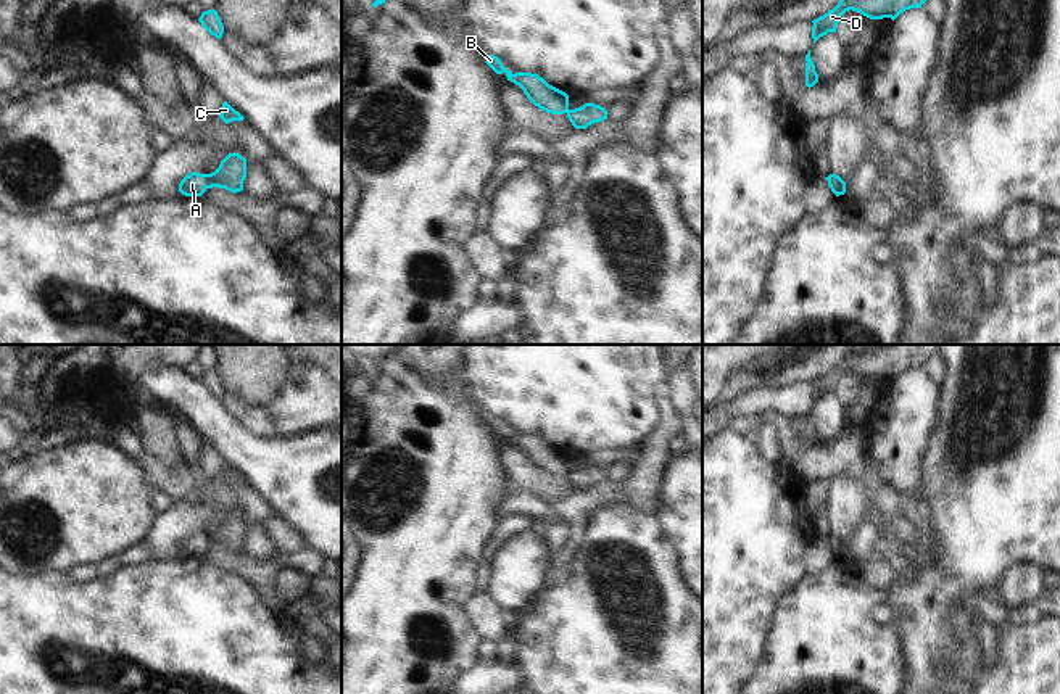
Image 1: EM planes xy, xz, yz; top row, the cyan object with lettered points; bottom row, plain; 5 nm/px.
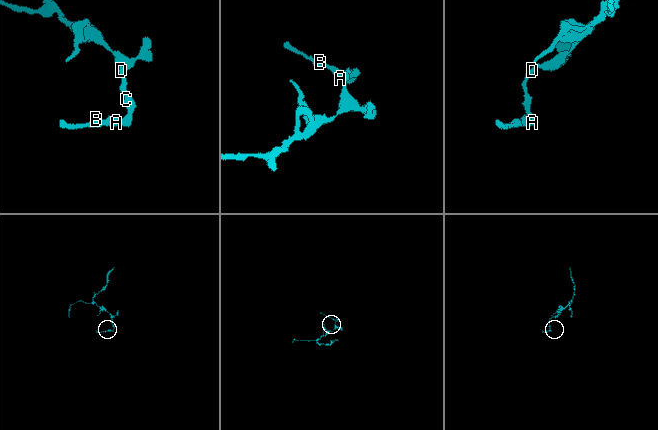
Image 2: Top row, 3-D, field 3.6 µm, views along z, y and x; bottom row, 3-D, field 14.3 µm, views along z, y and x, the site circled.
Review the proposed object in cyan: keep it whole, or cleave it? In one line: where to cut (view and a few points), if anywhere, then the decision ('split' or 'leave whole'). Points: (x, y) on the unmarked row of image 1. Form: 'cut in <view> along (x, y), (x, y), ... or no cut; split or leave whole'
no cut; leave whole

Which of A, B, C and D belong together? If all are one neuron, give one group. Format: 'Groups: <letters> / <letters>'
Groups: A B C D.

